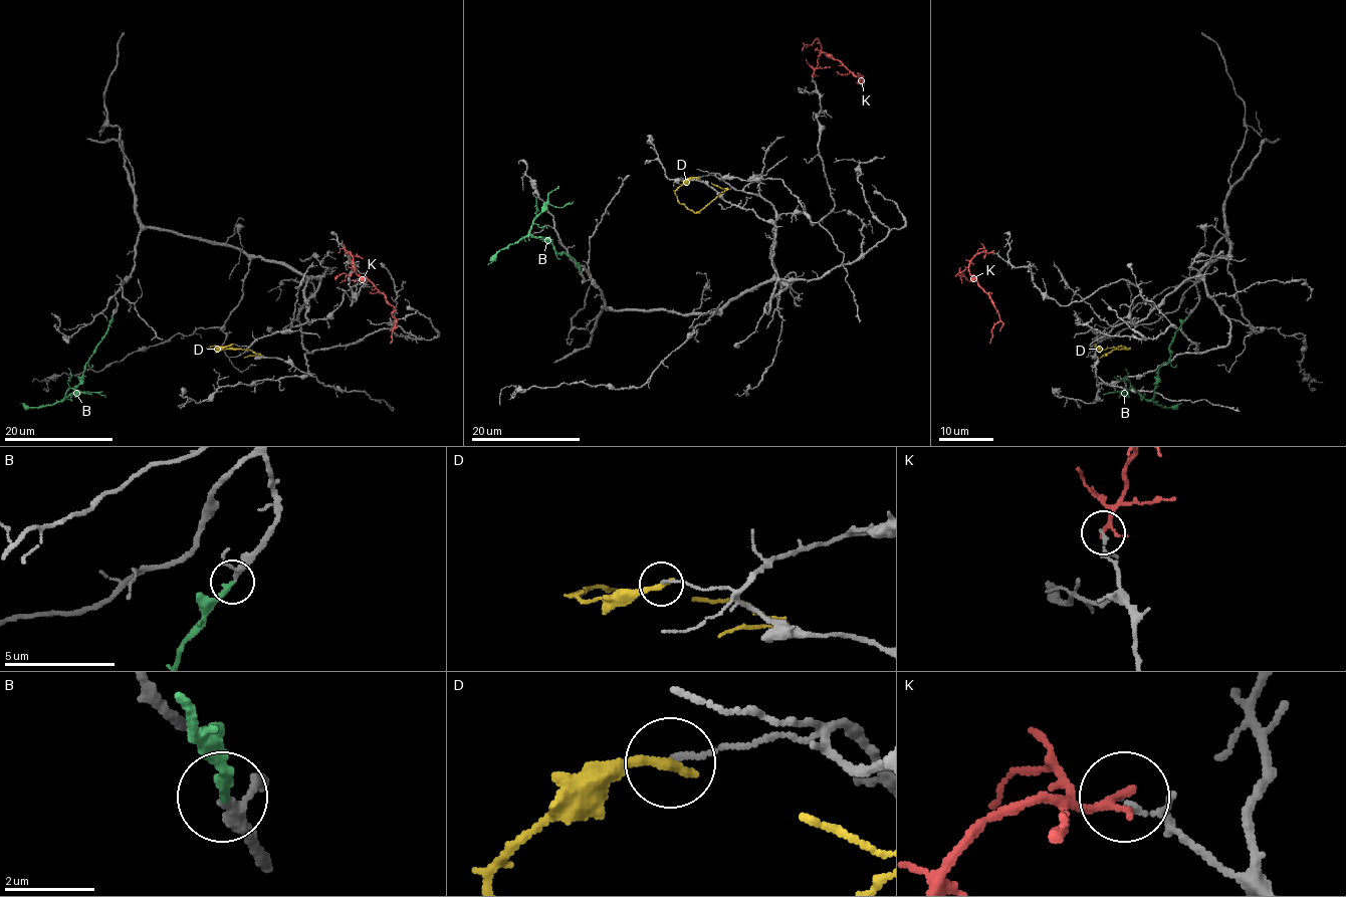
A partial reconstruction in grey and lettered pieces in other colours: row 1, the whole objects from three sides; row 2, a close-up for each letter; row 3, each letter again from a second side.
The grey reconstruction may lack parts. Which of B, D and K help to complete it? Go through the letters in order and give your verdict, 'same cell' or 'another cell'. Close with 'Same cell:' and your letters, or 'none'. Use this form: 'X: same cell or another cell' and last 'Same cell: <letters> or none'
B: same cell
D: another cell
K: another cell
Same cell: B

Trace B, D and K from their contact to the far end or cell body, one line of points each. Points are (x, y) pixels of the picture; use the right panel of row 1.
B: (1187, 315), (1170, 344), (1170, 357), (1157, 372), (1153, 396), (1149, 399), (1129, 388), (1118, 396)
D: (1095, 345), (1129, 349), (1114, 349), (1099, 359)
K: (992, 252), (979, 252), (968, 268), (990, 295), (999, 320), (991, 330), (990, 344)

